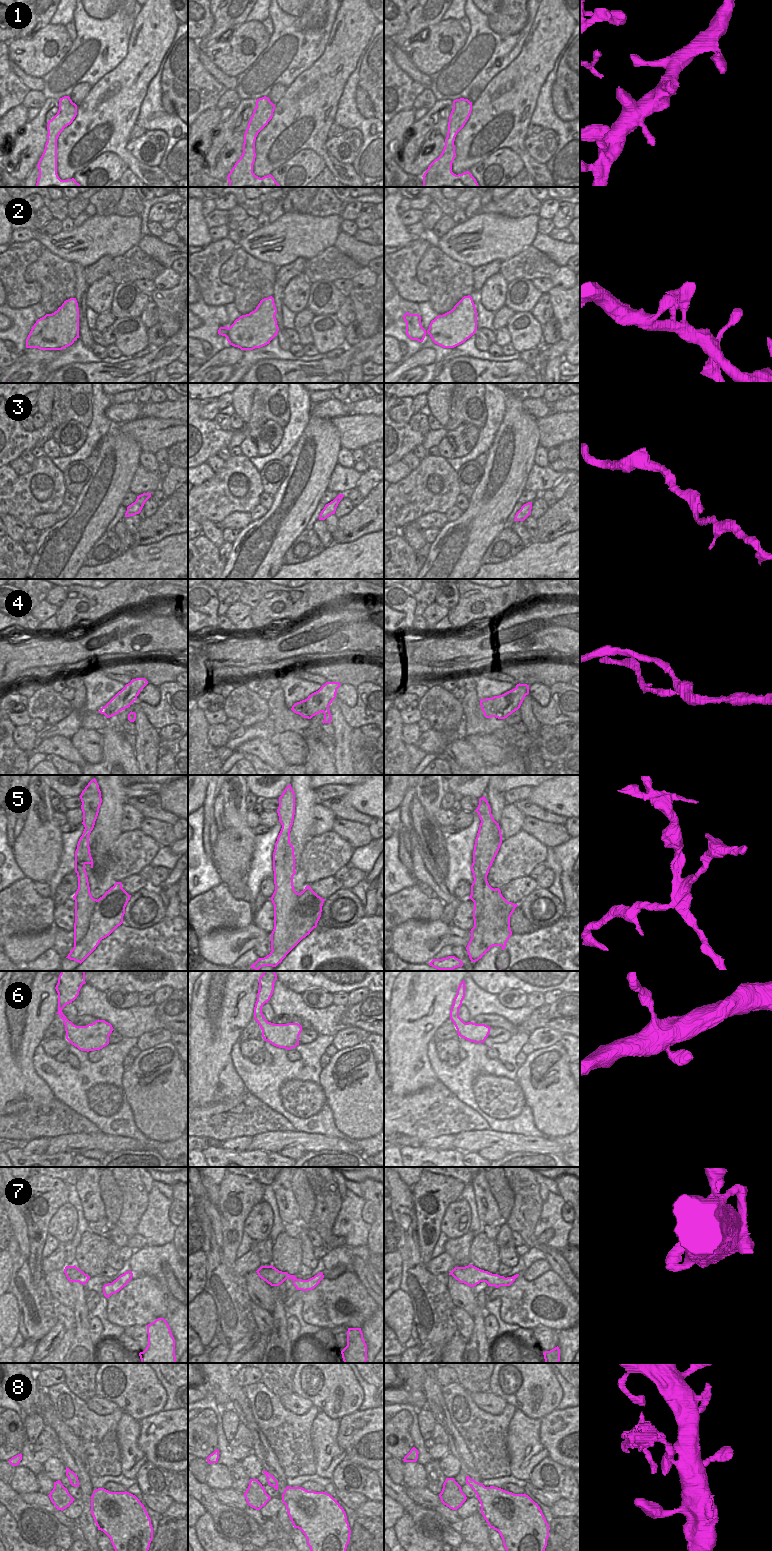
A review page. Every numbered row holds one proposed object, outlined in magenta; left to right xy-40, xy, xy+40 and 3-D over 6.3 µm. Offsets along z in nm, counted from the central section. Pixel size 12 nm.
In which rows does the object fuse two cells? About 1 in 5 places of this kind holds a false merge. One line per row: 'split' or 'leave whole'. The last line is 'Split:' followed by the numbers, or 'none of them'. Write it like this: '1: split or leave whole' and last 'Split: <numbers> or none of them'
1: leave whole
2: leave whole
3: leave whole
4: split
5: split
6: leave whole
7: leave whole
8: split
Split: 4, 5, 8

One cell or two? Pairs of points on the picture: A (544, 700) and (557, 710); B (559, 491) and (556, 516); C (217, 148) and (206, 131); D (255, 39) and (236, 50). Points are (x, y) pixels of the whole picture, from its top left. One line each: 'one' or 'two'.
A: two
B: two
C: two
D: one

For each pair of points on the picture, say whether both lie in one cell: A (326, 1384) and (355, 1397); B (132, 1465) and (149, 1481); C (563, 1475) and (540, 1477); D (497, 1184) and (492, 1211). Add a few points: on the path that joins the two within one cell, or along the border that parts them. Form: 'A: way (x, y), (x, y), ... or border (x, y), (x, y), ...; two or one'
A: way (333, 1388), (340, 1394), (348, 1397); one
B: border (147, 1461), (140, 1467), (135, 1478); two
C: way (557, 1476), (546, 1476); one
D: border (484, 1177), (498, 1207), (501, 1220); two

